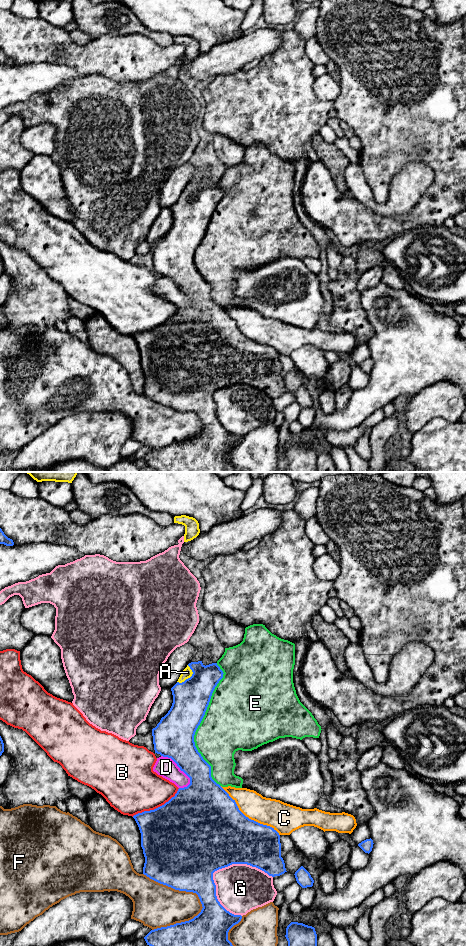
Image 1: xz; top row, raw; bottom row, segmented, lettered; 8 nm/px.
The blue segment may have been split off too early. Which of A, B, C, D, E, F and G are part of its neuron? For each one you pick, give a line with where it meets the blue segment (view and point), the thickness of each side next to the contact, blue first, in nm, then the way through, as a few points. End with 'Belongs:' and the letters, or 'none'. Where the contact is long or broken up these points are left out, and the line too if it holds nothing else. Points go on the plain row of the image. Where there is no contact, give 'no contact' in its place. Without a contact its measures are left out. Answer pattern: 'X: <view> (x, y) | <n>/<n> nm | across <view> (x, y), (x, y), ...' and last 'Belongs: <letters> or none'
A: xz (190, 197) | 300/80 nm | across xz (191, 218), (190, 197), (187, 192)
Belongs: A

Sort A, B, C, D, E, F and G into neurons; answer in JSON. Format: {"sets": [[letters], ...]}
{"sets": [["A"], ["B"], ["C"], ["D"], ["E"], ["F"], ["G"]]}

